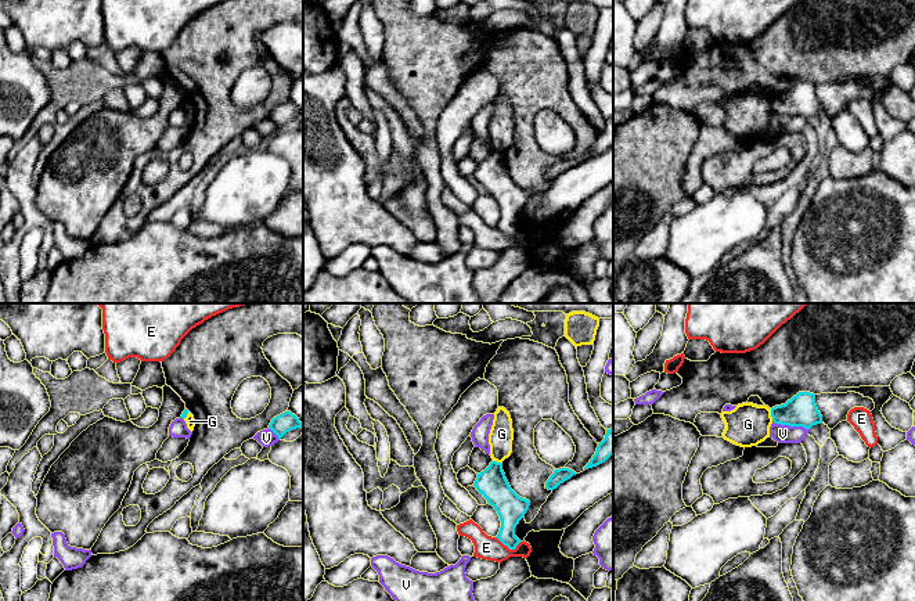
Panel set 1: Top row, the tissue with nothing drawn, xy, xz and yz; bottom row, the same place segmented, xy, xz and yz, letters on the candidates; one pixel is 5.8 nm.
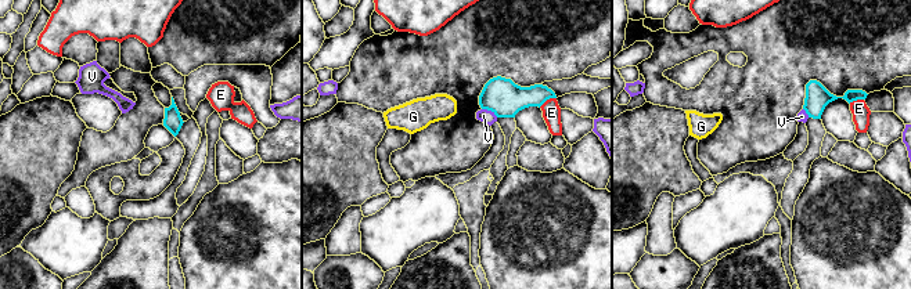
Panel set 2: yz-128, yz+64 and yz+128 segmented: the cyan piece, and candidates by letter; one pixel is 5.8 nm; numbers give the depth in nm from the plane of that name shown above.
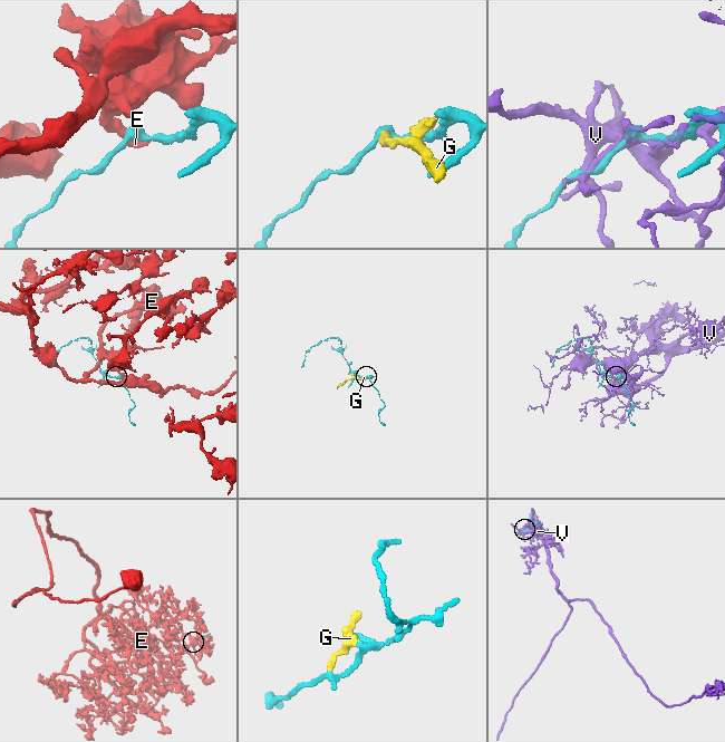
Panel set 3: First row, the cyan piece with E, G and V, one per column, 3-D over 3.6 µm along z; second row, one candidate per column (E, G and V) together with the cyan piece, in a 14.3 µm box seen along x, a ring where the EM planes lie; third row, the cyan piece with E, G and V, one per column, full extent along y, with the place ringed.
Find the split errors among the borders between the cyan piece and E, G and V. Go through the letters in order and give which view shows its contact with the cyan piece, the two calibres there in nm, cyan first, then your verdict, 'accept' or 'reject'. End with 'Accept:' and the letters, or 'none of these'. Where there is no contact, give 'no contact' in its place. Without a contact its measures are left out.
E: meets cyan in xz; 170 nm thick on the cyan side, 140 nm on the other; reject
G: meets cyan in yz; 180 nm thick on the cyan side, 240 nm on the other; reject
V: meets cyan in yz; 180 nm thick on the cyan side, 110 nm on the other; reject
Accept: none of these

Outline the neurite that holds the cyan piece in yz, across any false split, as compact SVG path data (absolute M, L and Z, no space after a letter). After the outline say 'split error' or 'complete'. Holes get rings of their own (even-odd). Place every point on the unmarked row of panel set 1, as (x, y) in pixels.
M799 82L785 94L772 97L771 107L775 114L806 119L822 112L822 105L815 94L815 84L810 82Z; complete

